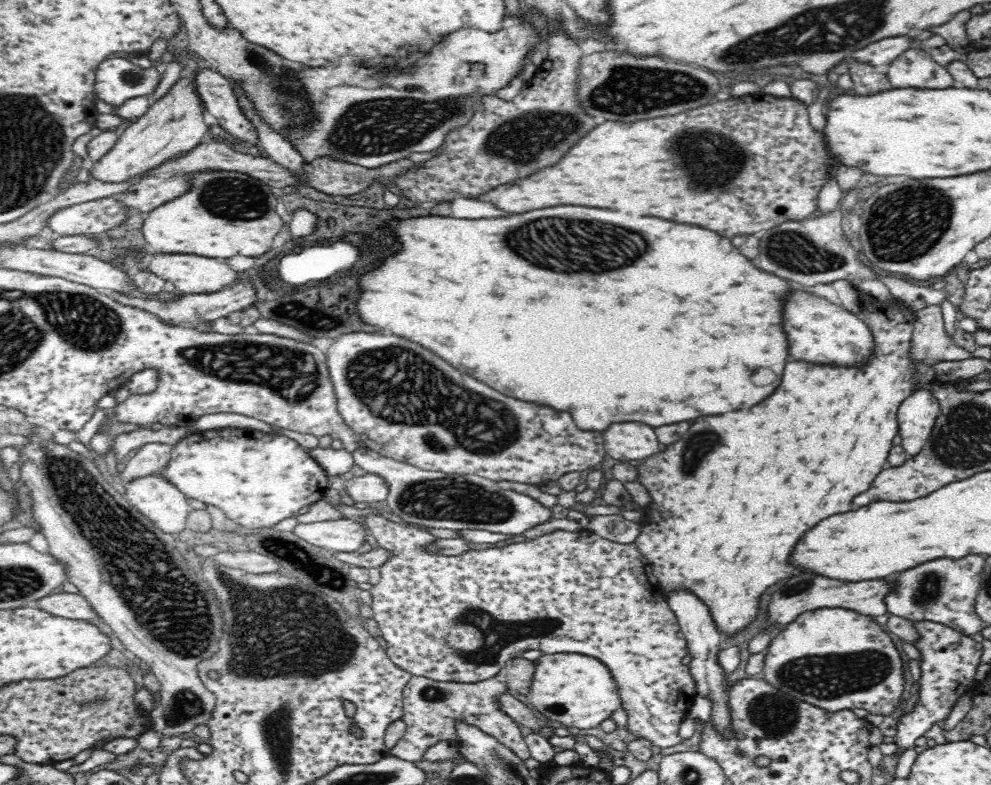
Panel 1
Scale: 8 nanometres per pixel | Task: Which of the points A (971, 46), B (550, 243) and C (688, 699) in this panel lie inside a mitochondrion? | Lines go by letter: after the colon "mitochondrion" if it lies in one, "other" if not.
A: other
B: mitochondrion
C: other

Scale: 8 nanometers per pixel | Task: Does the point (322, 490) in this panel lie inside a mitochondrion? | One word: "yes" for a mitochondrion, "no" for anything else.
no

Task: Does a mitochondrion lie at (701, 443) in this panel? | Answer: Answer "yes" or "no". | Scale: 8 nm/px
yes

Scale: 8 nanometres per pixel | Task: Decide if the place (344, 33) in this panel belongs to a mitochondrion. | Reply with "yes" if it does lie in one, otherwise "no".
no

